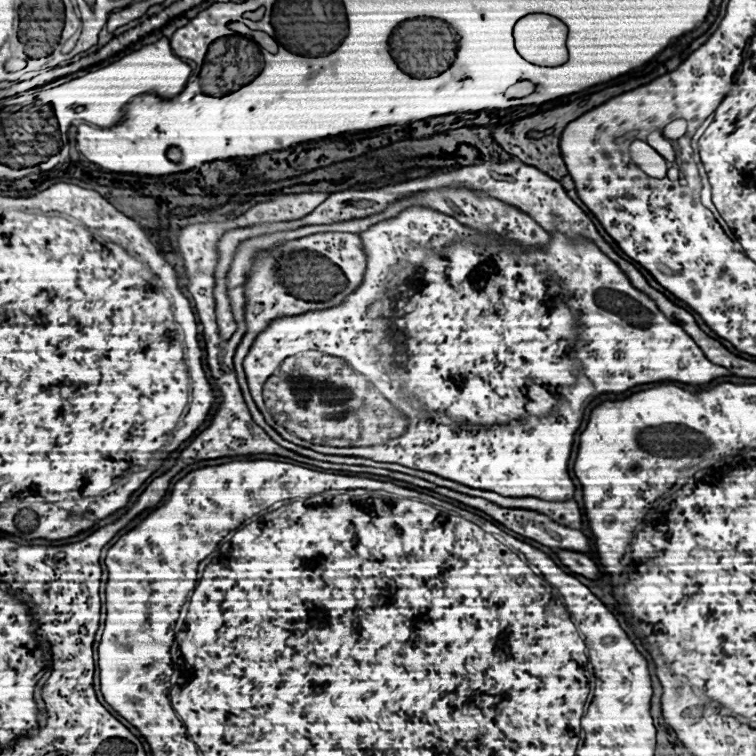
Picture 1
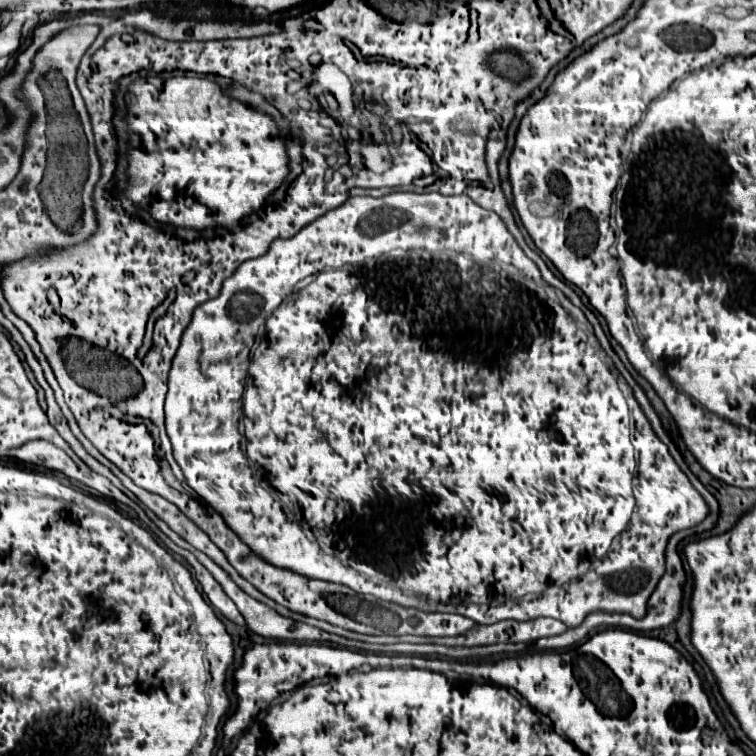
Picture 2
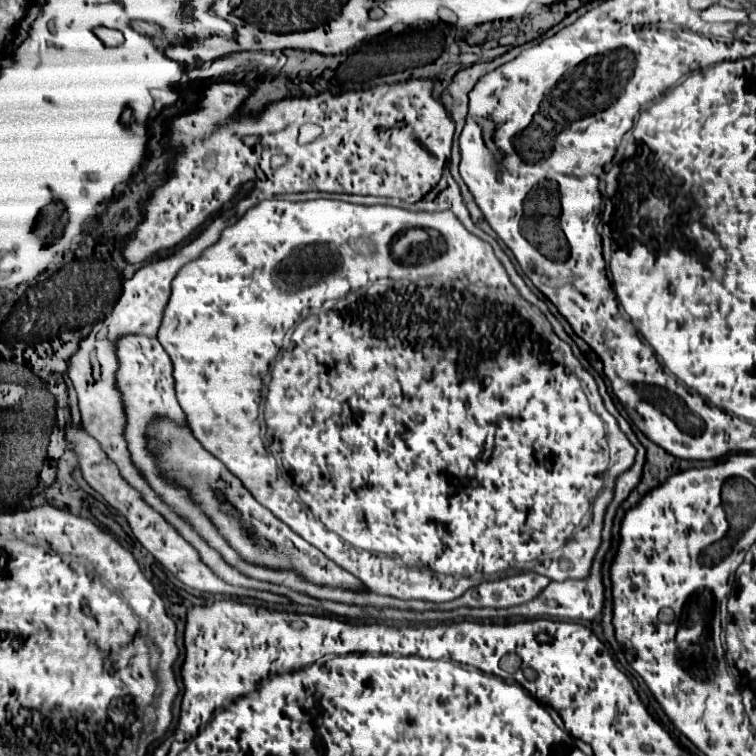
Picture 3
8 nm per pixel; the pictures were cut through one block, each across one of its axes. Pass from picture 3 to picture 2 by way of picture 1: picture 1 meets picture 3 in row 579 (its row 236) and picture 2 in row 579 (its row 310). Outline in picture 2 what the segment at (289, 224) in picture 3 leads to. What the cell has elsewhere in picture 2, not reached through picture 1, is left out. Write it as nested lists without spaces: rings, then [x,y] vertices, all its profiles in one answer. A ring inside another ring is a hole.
[[[394,192],[398,196],[382,196],[382,198],[348,198],[340,208],[330,210],[330,214],[324,214],[322,218],[314,220],[312,224],[304,226],[294,238],[290,240],[274,240],[268,254],[262,258],[246,260],[230,278],[224,280],[222,292],[218,298],[204,302],[200,308],[194,310],[192,322],[182,334],[180,348],[174,356],[170,378],[168,378],[168,396],[166,396],[166,434],[172,442],[172,454],[178,462],[178,466],[184,472],[184,478],[188,486],[220,516],[224,522],[238,534],[240,540],[246,542],[248,548],[254,550],[258,558],[264,562],[292,570],[294,574],[326,580],[334,584],[344,584],[352,588],[356,594],[362,596],[374,596],[378,600],[396,602],[400,606],[418,608],[424,612],[454,612],[462,614],[466,618],[472,618],[478,624],[494,624],[500,620],[534,620],[540,616],[550,616],[560,622],[564,622],[568,628],[576,628],[582,624],[582,620],[592,612],[620,612],[630,614],[634,618],[644,618],[646,602],[656,588],[656,582],[664,576],[664,550],[672,534],[692,528],[696,524],[690,524],[690,480],[686,474],[678,468],[674,458],[670,456],[666,444],[659,440],[654,433],[644,412],[633,396],[631,387],[626,383],[612,361],[601,348],[592,325],[587,320],[583,311],[566,298],[564,292],[546,284],[538,266],[522,252],[514,236],[508,232],[504,220],[496,212],[488,212],[480,208],[476,202],[472,202],[466,194],[440,194],[440,192],[428,192],[432,194],[414,194],[414,192]],[[264,326],[264,334],[260,338],[258,350],[250,358],[250,350],[256,340],[256,330]],[[244,414],[244,436],[246,436],[246,454],[242,452],[242,434],[240,434],[240,418]]]

